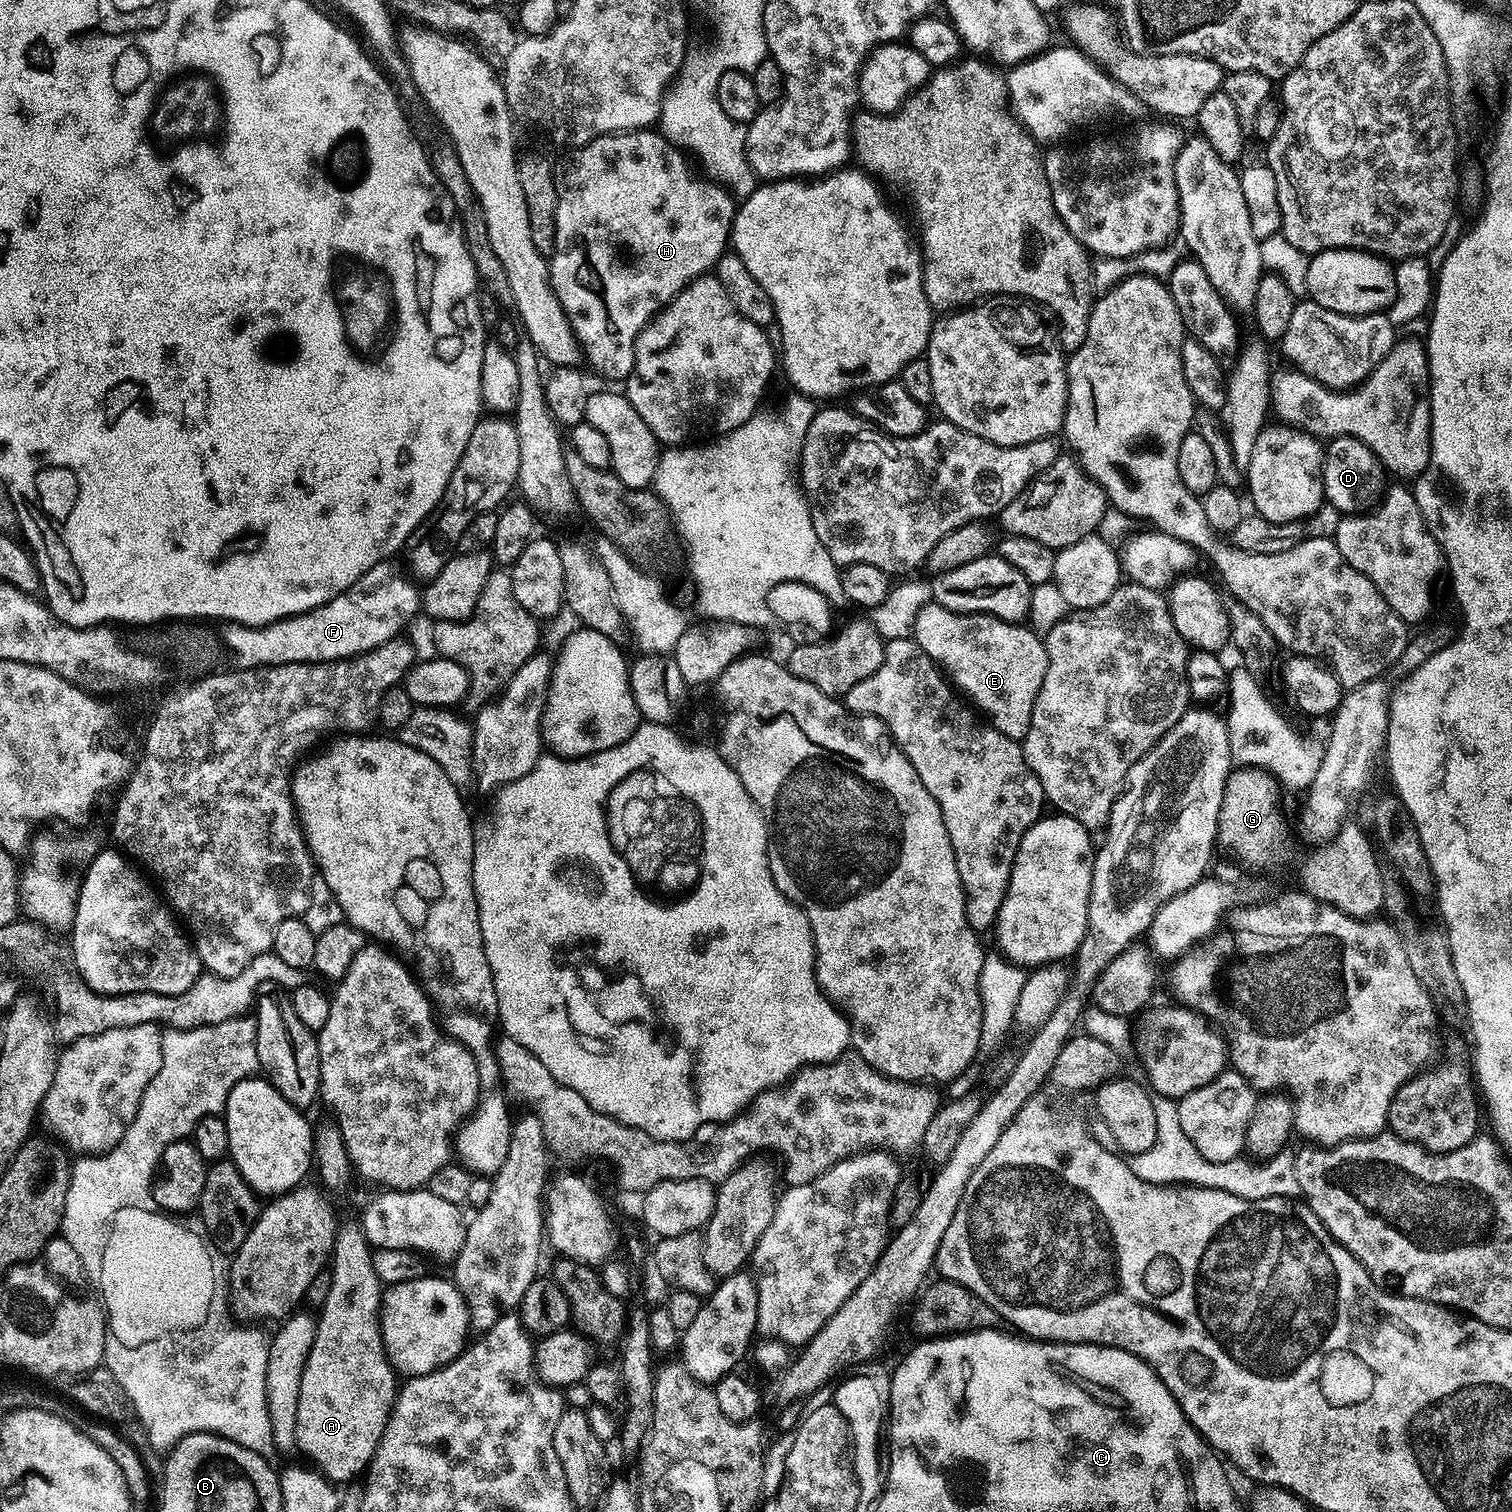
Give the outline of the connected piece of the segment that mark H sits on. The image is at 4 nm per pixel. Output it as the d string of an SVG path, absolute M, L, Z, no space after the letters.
M637 130L627 134L609 134L591 140L583 148L575 149L571 153L572 161L556 182L558 194L558 210L556 211L556 252L550 258L550 271L552 273L552 288L556 291L558 302L562 302L564 313L568 315L570 326L574 330L576 339L586 360L589 360L608 380L627 381L632 375L634 354L636 353L636 340L640 333L648 327L650 321L663 309L665 304L671 303L680 291L692 283L698 276L711 273L720 257L724 255L730 244L732 231L732 218L736 215L737 201L723 184L704 178L700 181L692 173L688 165L689 157L676 145L671 144L667 138L656 130Z

